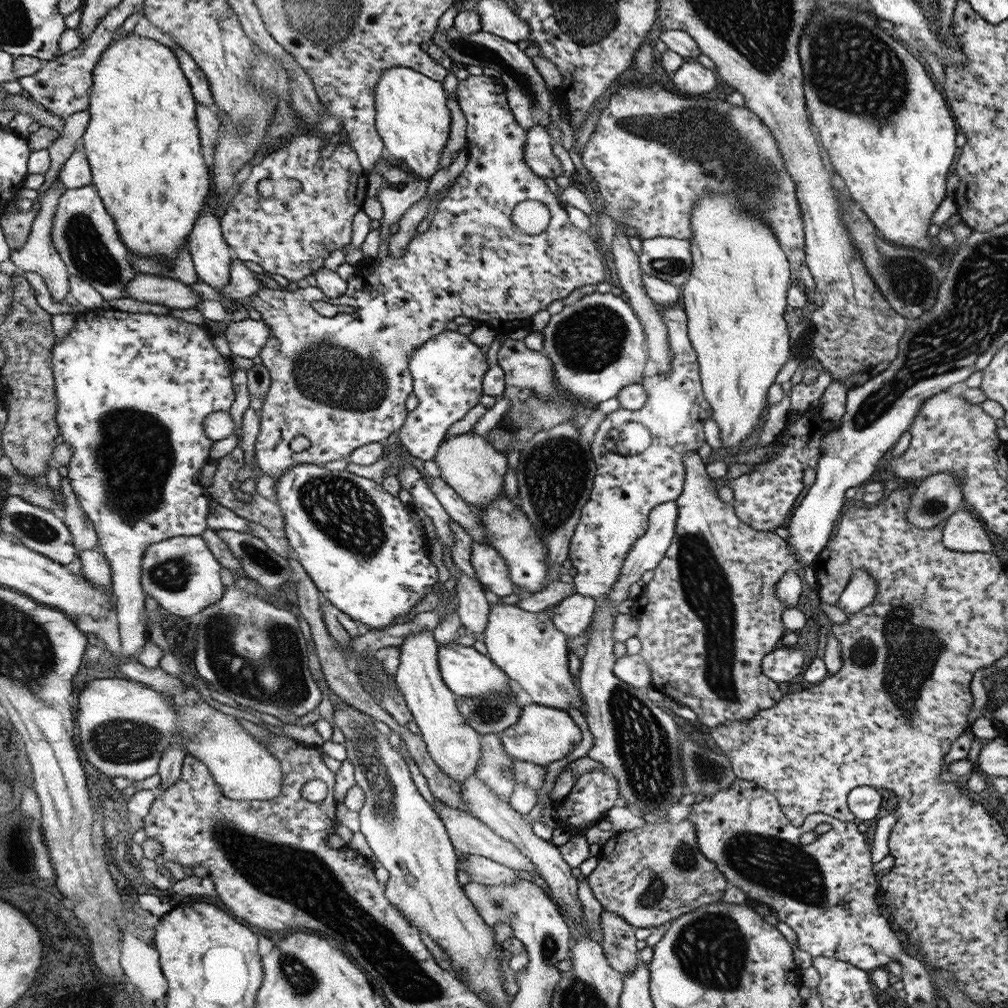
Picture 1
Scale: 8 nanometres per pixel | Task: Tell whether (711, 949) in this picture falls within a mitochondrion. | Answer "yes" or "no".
yes

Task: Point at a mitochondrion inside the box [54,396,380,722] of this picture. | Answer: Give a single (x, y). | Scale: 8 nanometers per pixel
(133, 450)

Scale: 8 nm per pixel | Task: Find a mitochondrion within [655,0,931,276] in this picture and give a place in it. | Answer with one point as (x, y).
(854, 71)

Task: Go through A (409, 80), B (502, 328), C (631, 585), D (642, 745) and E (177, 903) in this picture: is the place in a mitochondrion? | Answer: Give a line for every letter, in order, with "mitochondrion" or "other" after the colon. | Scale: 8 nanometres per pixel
A: other
B: other
C: other
D: mitochondrion
E: other

